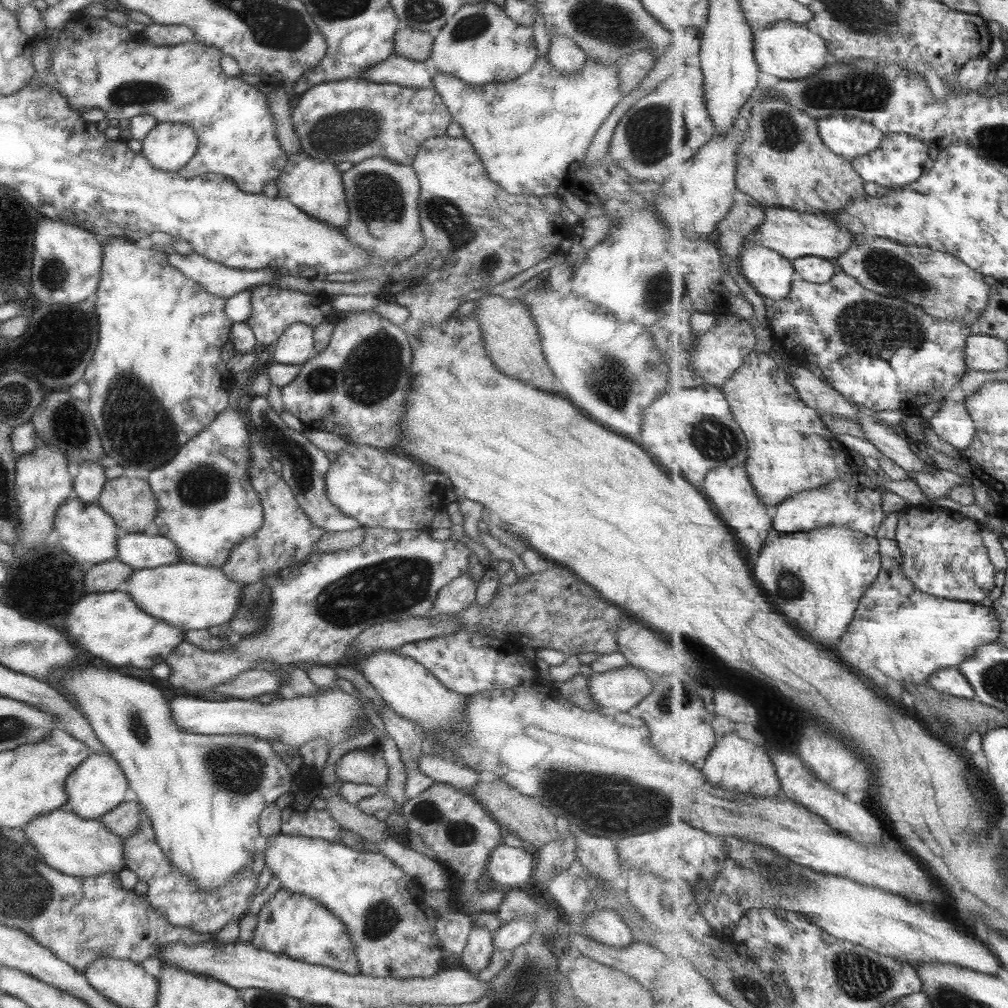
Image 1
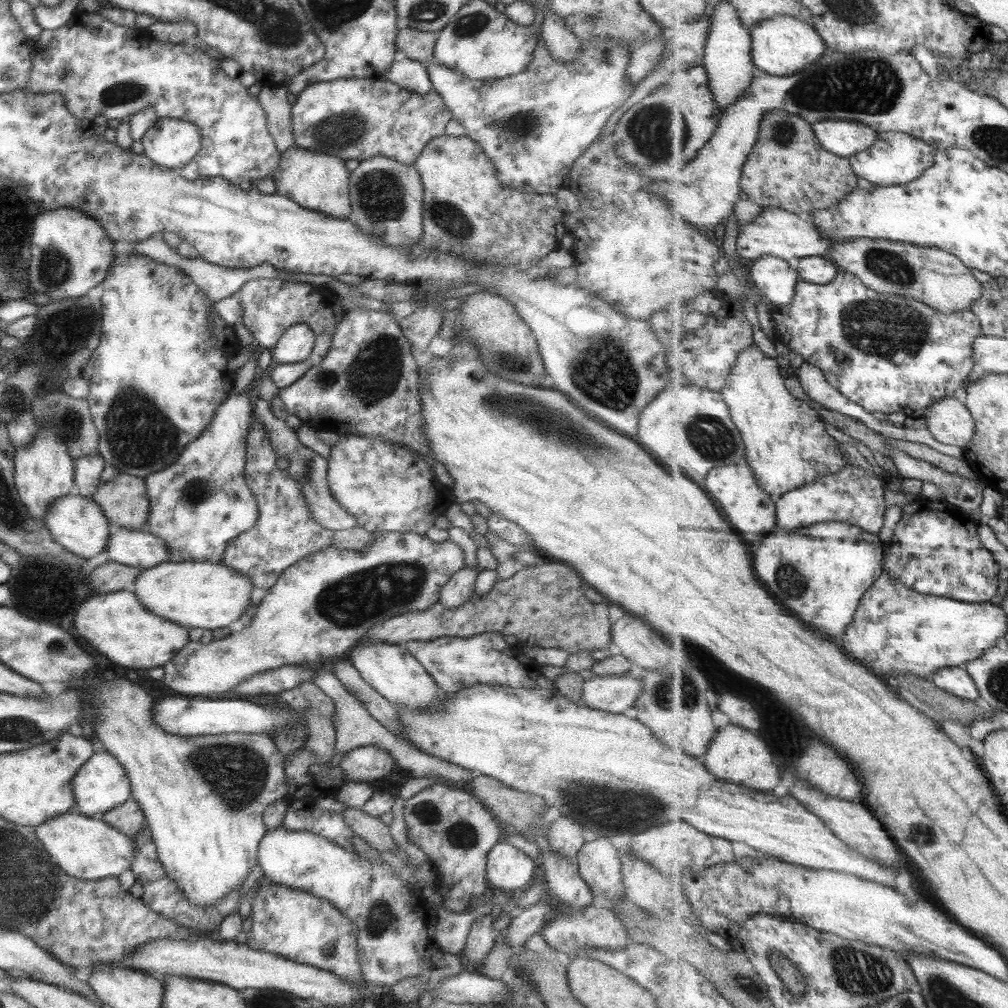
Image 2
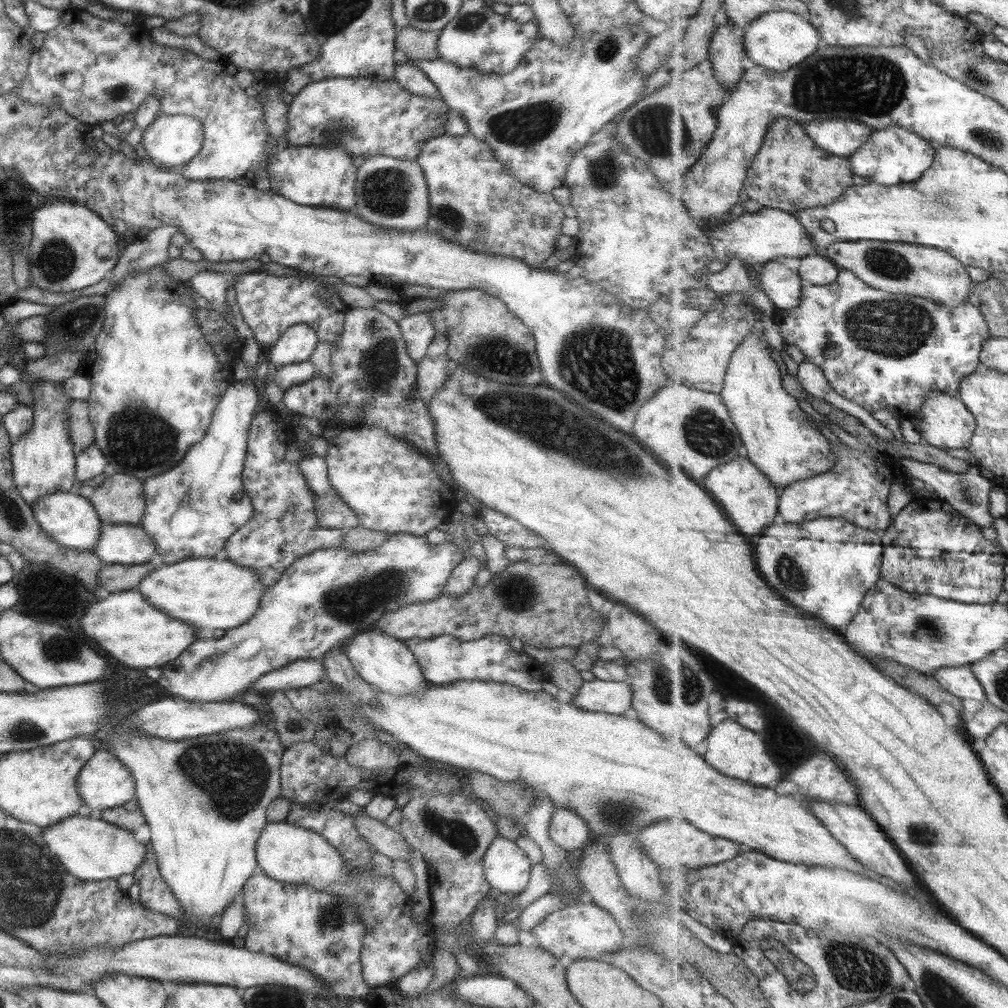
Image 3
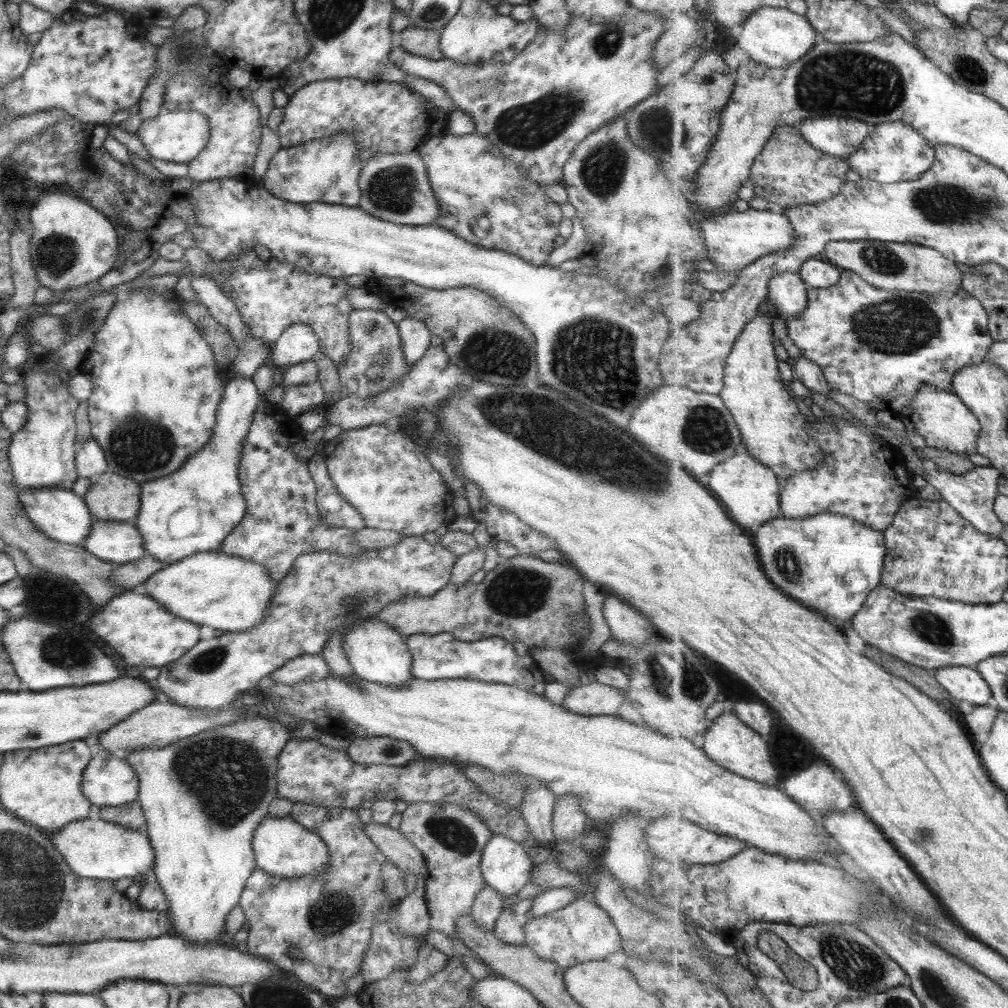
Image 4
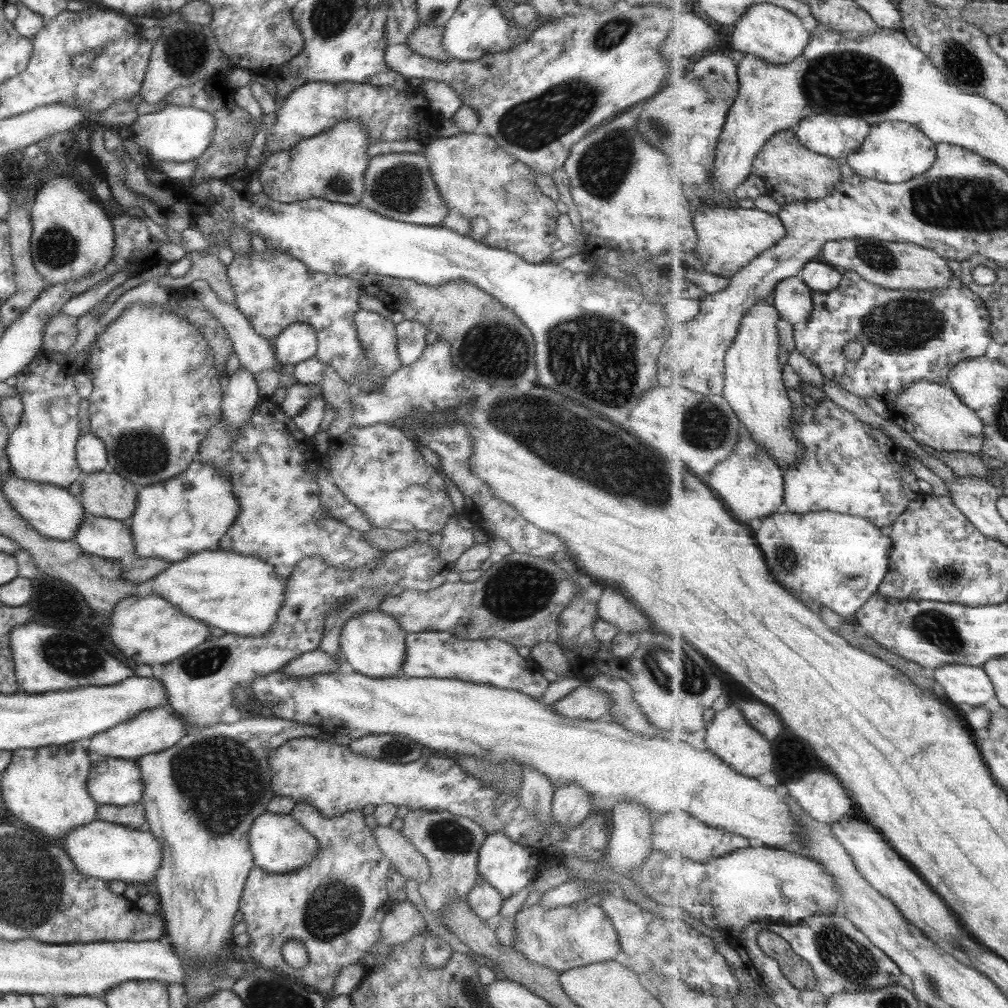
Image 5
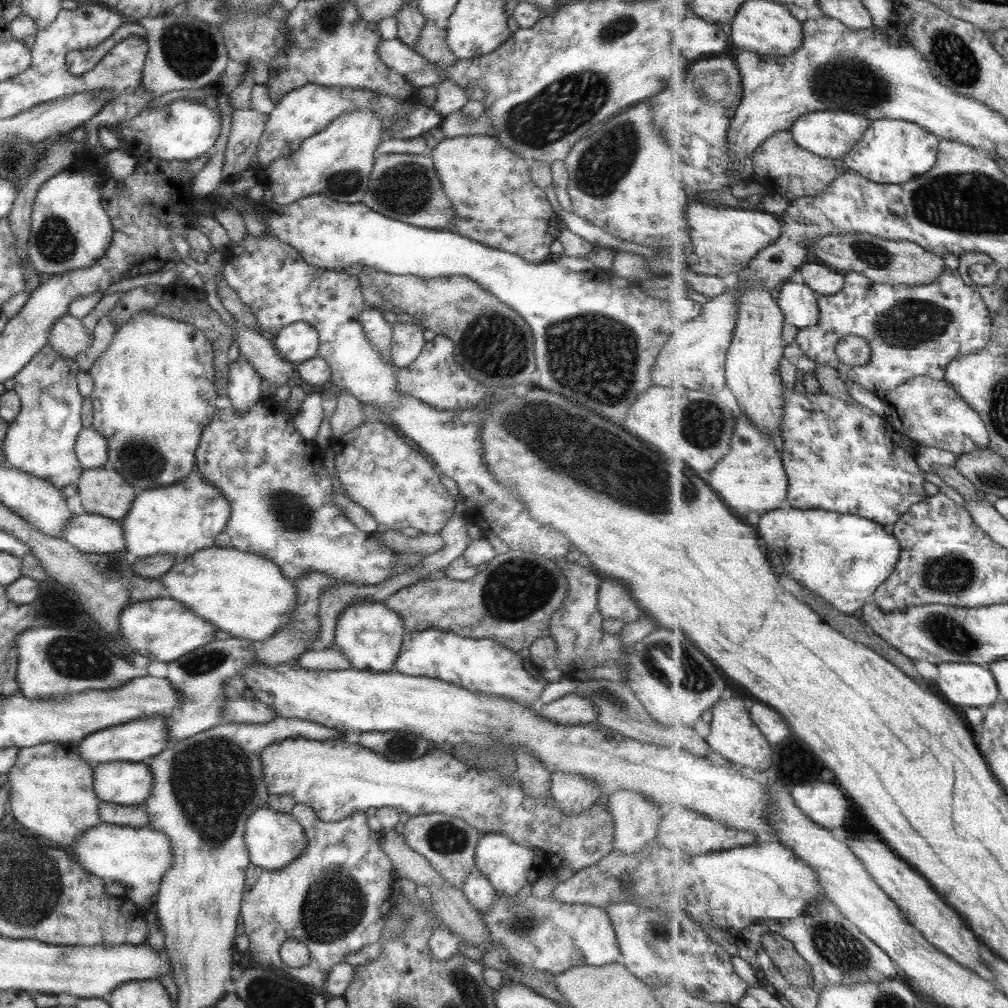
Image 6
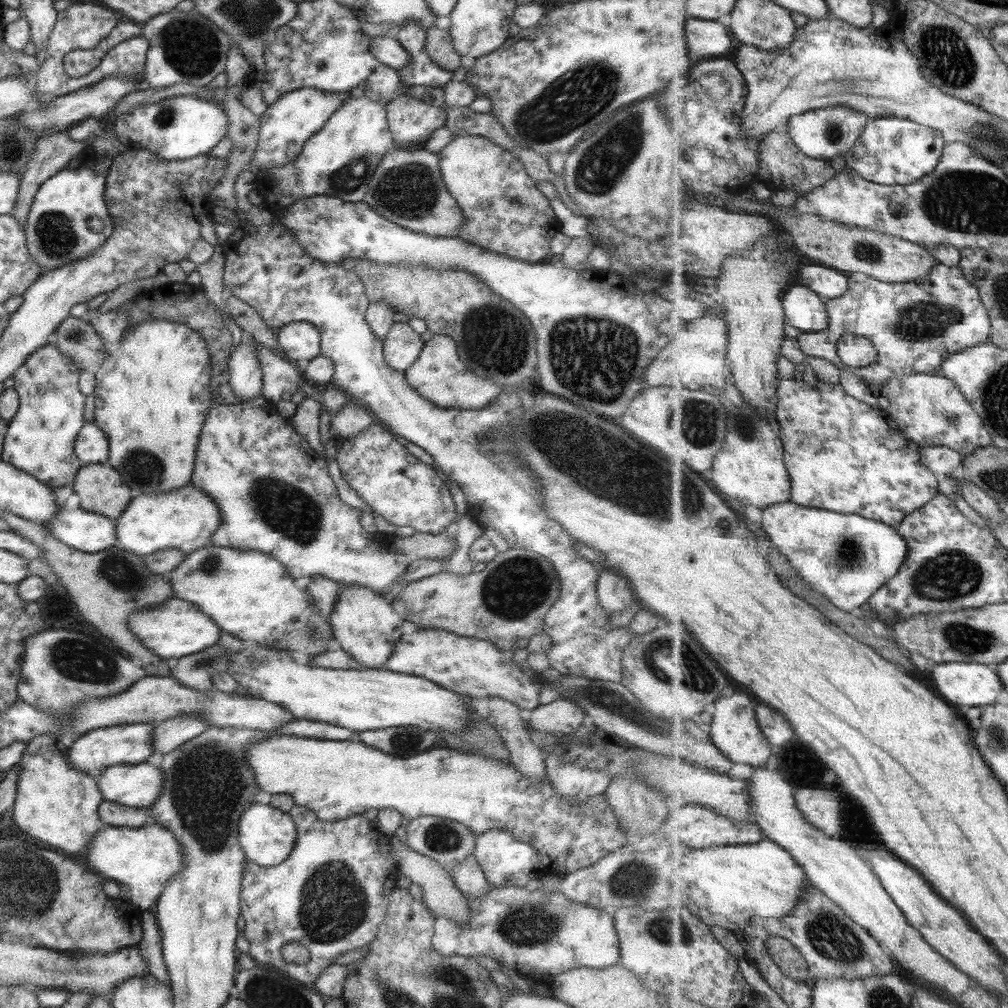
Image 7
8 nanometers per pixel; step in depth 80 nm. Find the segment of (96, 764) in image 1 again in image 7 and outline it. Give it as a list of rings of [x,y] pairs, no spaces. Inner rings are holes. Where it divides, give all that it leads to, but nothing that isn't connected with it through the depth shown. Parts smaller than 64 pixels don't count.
[[[145,762],[102,768],[95,779],[103,801],[131,808],[147,809],[162,785],[161,771]]]

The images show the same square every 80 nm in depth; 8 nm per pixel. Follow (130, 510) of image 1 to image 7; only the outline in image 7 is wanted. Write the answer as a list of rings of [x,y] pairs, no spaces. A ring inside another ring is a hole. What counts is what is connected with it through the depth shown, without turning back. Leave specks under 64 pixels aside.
[[[85,464],[79,467],[70,486],[72,492],[79,498],[81,509],[105,515],[105,518],[116,519],[125,510],[133,498],[133,492],[123,484],[121,475],[111,467],[102,464]]]

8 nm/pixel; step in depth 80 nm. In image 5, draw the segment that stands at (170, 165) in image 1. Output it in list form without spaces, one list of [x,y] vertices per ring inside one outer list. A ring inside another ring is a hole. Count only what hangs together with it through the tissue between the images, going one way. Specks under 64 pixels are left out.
[[[165,105],[154,113],[146,113],[133,117],[135,123],[129,125],[131,136],[129,140],[136,142],[151,157],[151,164],[159,161],[187,162],[203,154],[212,141],[214,122],[213,116],[204,110],[191,106]]]

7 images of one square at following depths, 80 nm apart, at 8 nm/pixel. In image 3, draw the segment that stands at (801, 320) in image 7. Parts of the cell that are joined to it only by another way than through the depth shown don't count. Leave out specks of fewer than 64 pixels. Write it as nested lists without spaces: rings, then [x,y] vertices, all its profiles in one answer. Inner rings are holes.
[[[781,261],[764,264],[760,270],[760,288],[780,309],[792,309],[801,302],[803,279],[799,271]]]

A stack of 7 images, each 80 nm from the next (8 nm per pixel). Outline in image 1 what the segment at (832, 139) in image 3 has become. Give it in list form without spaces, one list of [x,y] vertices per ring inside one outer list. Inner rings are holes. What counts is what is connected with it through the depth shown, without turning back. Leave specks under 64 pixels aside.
[[[836,114],[818,119],[818,126],[827,147],[850,161],[875,153],[884,144],[884,132],[862,118]]]

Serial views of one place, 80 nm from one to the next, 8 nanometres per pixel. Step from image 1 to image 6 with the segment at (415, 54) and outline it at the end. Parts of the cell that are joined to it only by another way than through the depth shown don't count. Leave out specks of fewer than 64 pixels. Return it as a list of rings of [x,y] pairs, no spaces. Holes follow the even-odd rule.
[[[427,23],[421,27],[412,49],[433,65],[444,69],[453,64],[457,58],[451,54],[445,42],[445,29]]]

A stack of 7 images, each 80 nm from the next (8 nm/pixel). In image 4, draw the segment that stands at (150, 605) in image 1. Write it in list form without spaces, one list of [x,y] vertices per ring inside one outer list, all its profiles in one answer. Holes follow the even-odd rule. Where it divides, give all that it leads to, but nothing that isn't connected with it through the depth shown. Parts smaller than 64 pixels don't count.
[[[201,552],[164,565],[145,582],[145,594],[177,618],[221,633],[245,632],[264,617],[274,584],[265,567],[221,552]]]

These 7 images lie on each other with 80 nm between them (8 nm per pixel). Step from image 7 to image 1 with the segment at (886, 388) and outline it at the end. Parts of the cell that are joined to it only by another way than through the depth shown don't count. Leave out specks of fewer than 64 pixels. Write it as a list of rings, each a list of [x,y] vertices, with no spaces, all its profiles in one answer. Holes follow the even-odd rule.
[[[946,400],[927,421],[937,436],[944,438],[958,449],[968,449],[976,440],[976,423],[964,401]]]

